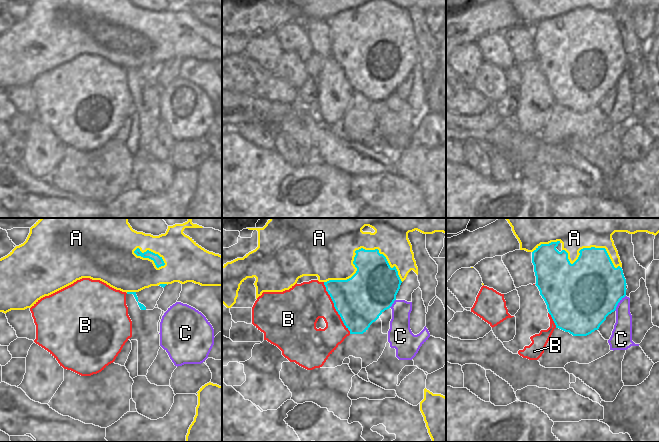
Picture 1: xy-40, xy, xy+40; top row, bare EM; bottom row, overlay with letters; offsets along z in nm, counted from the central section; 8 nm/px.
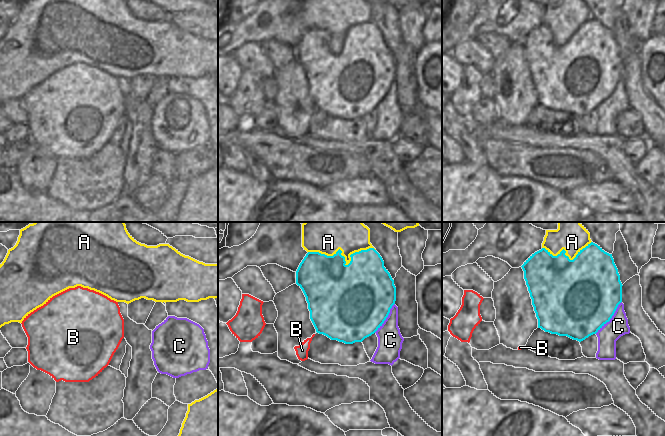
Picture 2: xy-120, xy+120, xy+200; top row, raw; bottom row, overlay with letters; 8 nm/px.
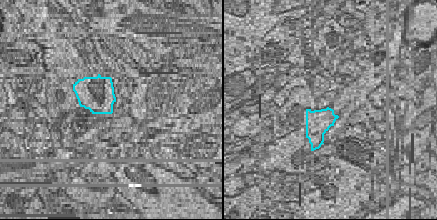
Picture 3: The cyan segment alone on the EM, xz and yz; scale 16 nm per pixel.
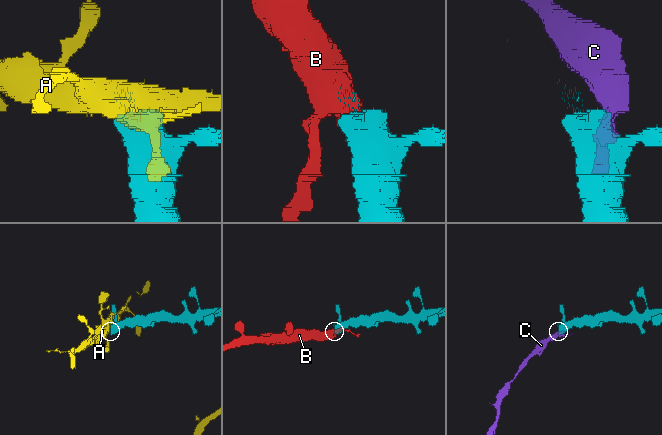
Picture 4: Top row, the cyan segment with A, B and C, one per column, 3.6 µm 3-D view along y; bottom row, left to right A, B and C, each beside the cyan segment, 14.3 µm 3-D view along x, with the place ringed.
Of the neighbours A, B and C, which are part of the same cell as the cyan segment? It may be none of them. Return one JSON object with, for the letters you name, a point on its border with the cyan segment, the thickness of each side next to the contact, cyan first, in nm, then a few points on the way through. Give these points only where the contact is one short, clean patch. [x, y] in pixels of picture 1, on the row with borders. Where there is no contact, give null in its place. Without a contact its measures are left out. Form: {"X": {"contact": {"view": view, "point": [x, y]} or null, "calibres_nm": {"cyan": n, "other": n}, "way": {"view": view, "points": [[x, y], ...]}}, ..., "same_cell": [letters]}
{"B": {"contact": {"view": "xy", "point": [335, 308]}, "calibres_nm": {"cyan": 400, "other": 320}}, "same_cell": ["B"]}

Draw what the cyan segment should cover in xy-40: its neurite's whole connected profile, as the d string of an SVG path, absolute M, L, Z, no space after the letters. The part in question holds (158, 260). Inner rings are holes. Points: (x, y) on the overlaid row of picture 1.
M137 248L137 249L134 251L134 253L135 253L137 256L141 256L141 257L143 257L143 258L149 258L149 259L153 260L157 268L165 265L162 257L160 257L158 254L155 254L155 253L149 251L149 250L147 250L147 251L144 252L144 253L142 253L142 252L140 251L140 249Z

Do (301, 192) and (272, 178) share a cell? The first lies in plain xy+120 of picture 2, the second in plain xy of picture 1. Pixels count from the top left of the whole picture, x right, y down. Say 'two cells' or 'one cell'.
two cells

